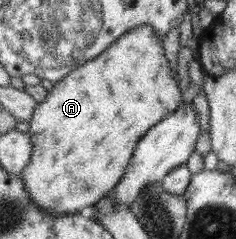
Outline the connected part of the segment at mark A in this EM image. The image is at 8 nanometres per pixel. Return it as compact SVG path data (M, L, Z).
M139 26L125 32L115 44L107 46L99 56L75 68L54 83L51 91L33 111L31 128L32 153L21 178L30 199L52 215L77 213L109 196L123 178L138 140L165 116L182 104L178 78L171 71L159 36L151 26Z

